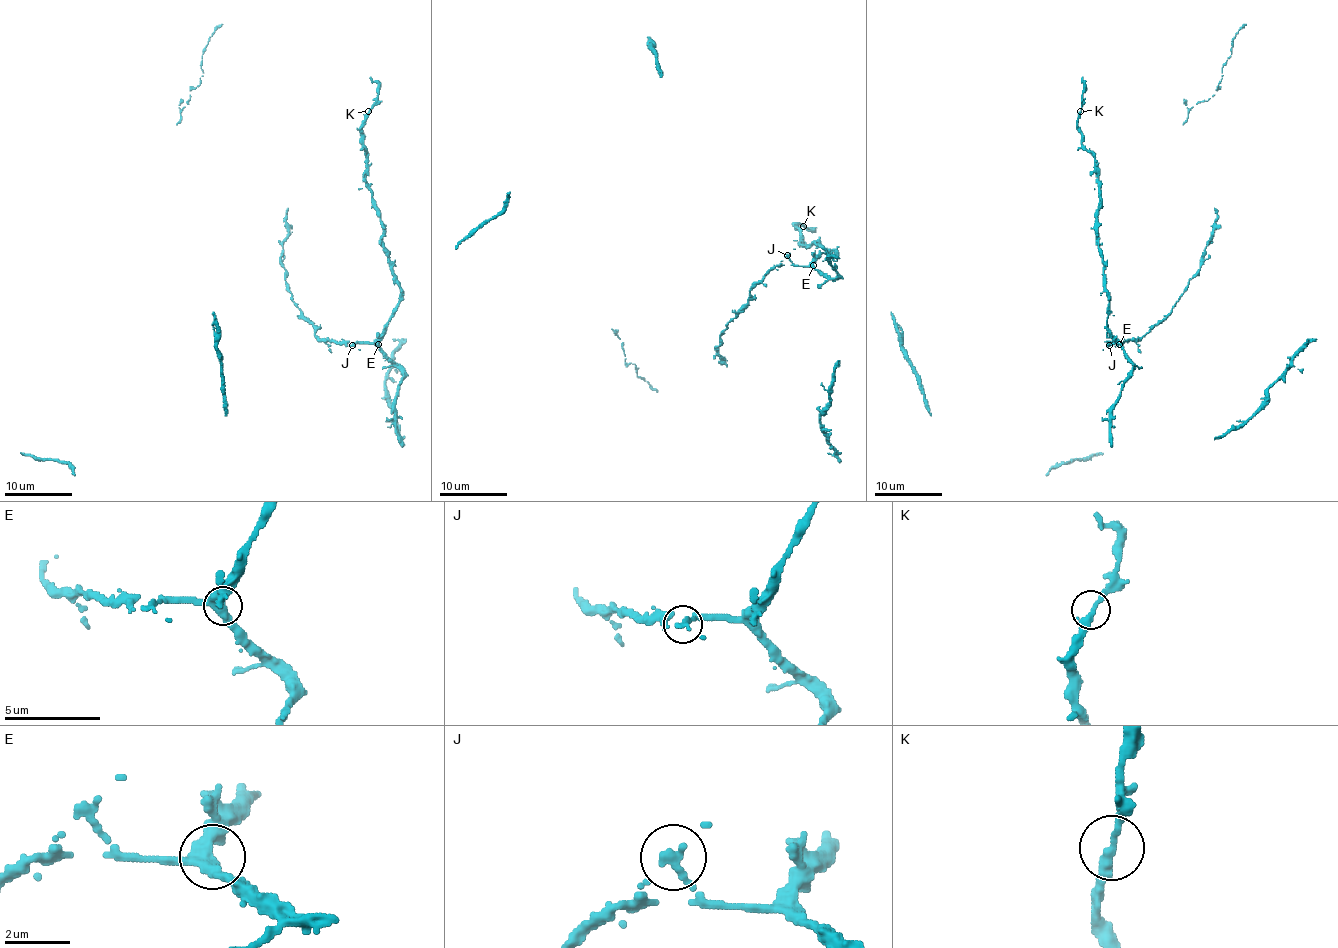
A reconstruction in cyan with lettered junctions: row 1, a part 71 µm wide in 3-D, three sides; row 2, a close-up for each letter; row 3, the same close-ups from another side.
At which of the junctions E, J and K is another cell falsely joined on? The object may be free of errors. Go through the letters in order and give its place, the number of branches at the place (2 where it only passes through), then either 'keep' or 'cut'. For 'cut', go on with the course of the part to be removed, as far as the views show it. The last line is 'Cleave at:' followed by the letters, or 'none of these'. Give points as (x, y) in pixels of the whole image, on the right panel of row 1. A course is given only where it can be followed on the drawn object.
E: at (1119, 344); 3 branches meet; keep
J: at (1109, 345); 3 branches meet; keep
K: at (1080, 111); 2 branches meet; keep
Cleave at: none of these

